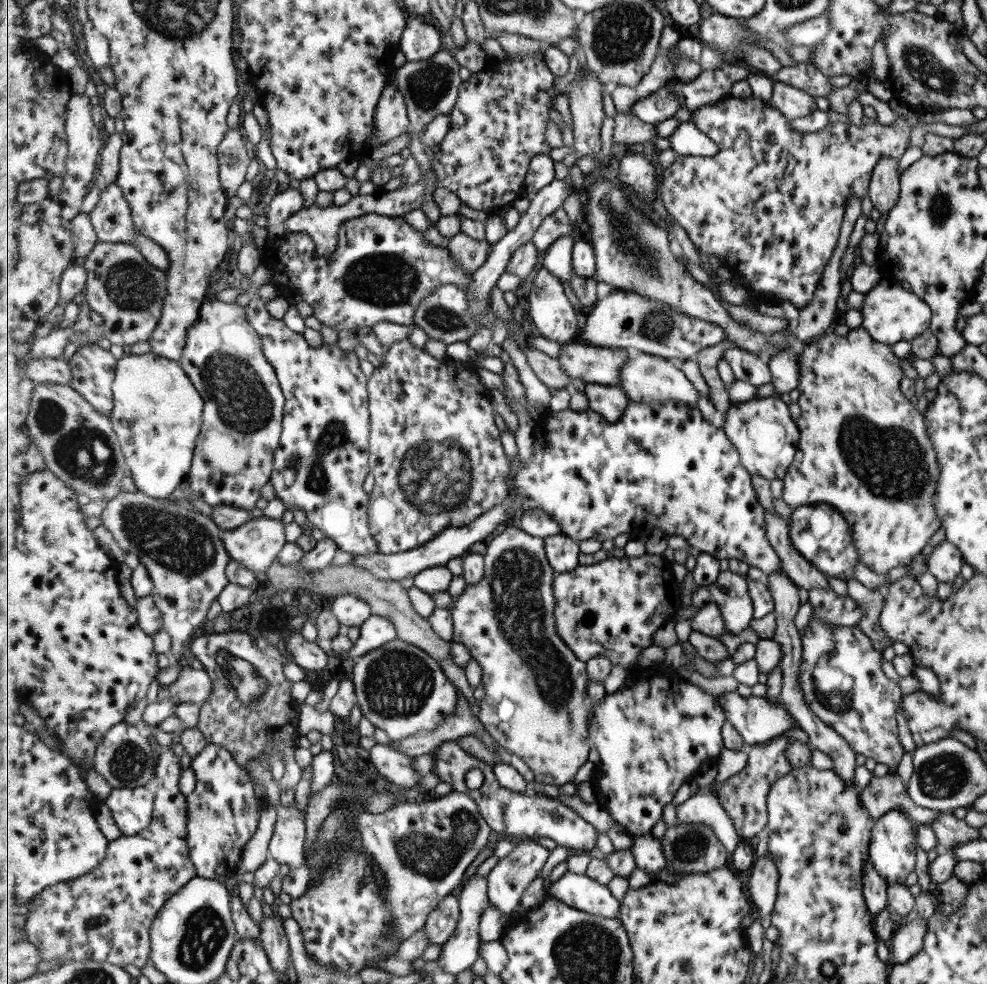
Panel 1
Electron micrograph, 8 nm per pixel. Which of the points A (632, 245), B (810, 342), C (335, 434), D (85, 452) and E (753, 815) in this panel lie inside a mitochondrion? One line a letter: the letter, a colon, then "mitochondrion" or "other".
A: mitochondrion
B: other
C: mitochondrion
D: mitochondrion
E: other

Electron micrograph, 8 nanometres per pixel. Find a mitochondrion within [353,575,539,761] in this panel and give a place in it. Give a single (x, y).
(397, 684)

